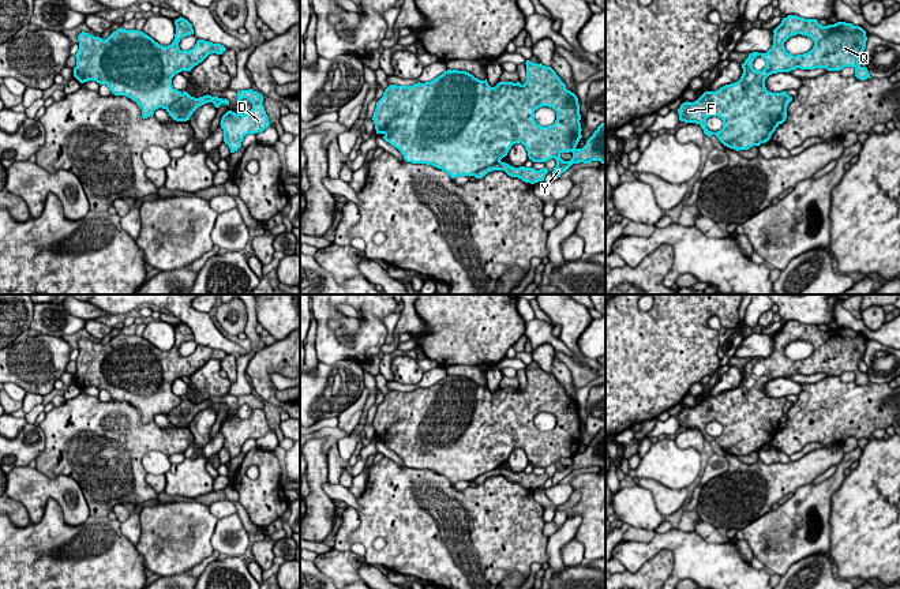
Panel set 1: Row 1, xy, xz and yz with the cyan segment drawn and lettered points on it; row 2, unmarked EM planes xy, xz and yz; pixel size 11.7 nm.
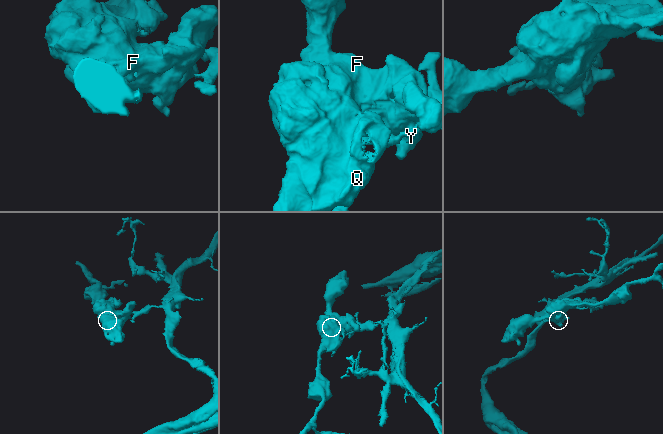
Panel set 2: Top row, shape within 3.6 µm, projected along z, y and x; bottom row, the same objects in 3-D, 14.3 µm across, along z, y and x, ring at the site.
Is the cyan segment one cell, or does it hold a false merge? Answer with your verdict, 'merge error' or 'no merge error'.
merge error

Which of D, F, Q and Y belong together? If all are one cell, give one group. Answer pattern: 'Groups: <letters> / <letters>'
Groups: D F Q / Y

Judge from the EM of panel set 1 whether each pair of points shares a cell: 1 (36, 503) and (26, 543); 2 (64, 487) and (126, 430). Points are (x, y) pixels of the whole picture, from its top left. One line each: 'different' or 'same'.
1: different
2: different

